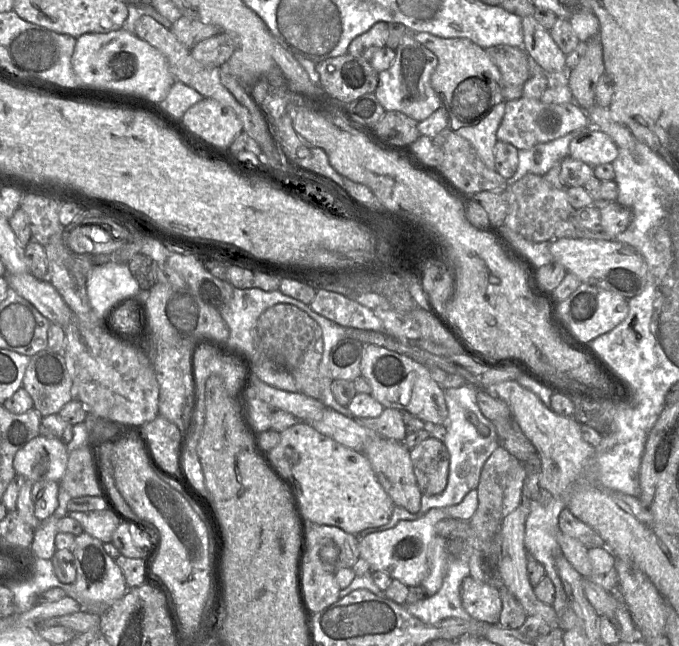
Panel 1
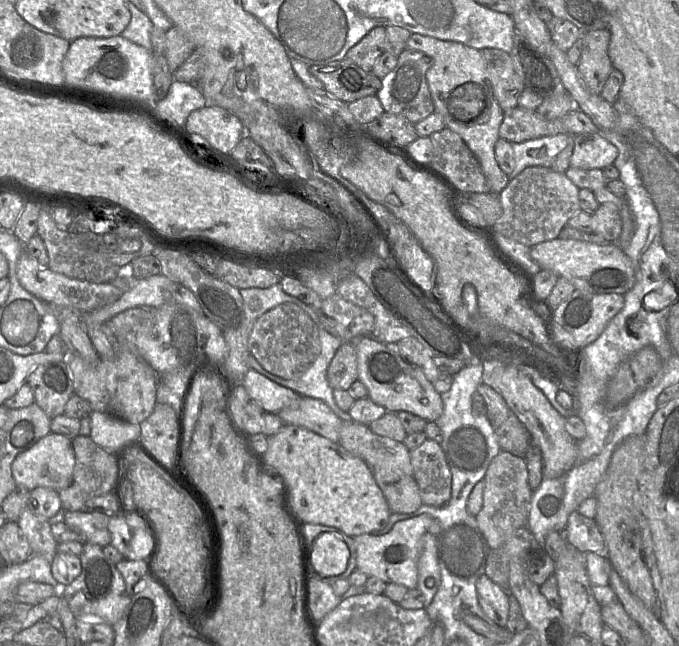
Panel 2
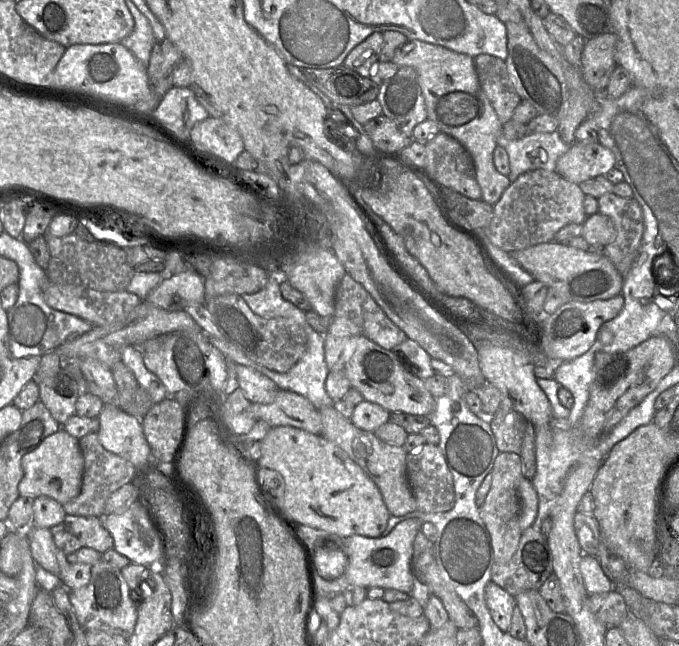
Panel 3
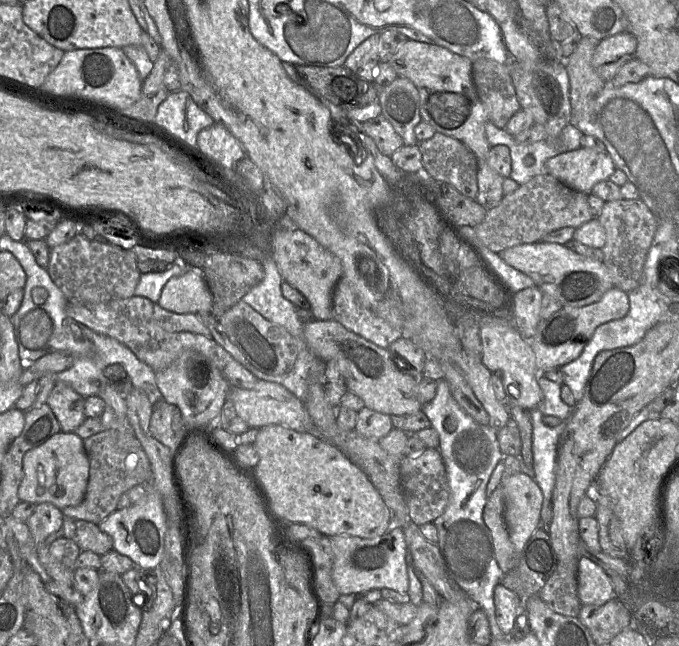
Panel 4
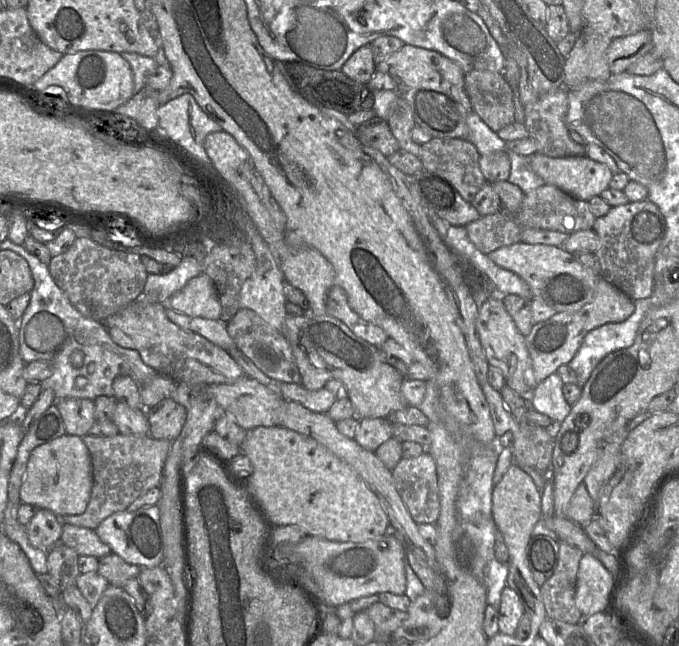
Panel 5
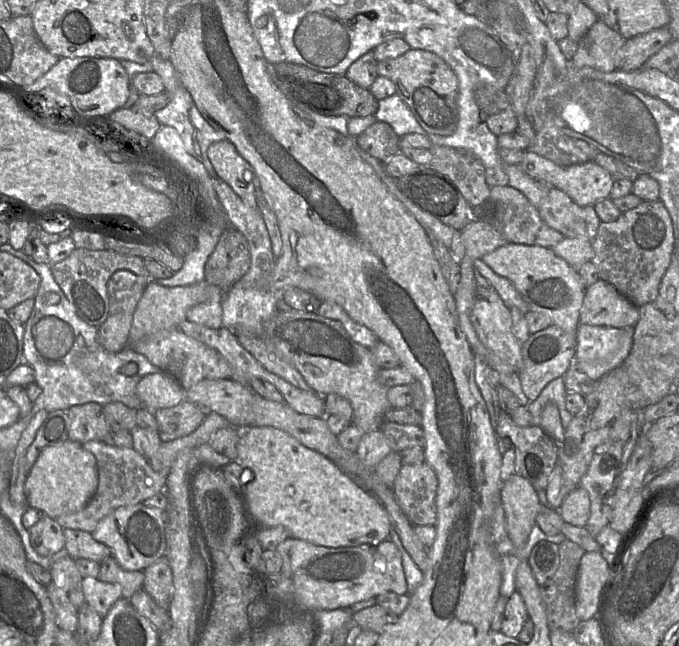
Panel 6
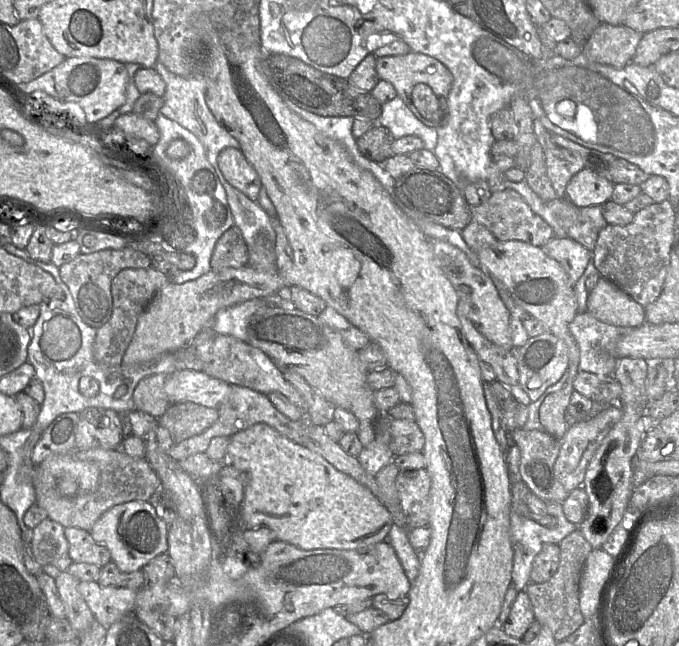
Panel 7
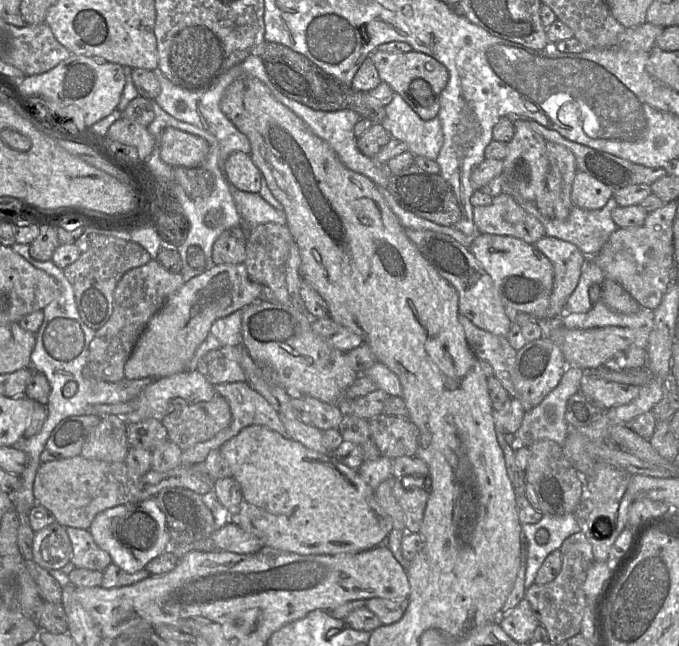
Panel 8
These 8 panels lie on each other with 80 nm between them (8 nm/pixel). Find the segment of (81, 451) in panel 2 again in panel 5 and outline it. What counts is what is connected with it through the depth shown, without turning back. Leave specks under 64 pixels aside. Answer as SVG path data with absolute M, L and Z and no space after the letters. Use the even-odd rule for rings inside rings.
M119 433L115 436L85 435L93 469L93 487L86 510L80 515L61 516L62 524L72 524L95 530L115 512L127 510L128 506L148 490L158 487L172 441L158 440L151 436Z

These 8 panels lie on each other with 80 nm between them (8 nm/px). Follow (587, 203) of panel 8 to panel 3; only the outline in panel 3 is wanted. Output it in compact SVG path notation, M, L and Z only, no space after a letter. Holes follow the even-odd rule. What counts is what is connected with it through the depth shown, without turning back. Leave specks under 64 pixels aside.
M575 141L556 163L555 171L565 179L579 183L605 175L614 168L613 152L599 142Z

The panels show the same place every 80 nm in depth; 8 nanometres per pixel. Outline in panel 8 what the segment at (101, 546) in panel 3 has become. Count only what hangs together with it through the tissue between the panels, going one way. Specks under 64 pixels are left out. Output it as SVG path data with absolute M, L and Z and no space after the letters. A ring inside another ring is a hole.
M66 527L66 532L72 545L74 568L103 572L112 563L110 555L96 544L89 529Z

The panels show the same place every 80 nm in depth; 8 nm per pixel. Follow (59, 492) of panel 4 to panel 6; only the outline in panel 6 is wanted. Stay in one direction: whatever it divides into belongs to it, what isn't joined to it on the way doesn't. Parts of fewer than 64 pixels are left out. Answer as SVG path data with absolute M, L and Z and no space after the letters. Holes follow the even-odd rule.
M70 439L45 447L30 469L25 481L27 506L54 519L81 511L98 486L98 469L94 455L83 444Z

